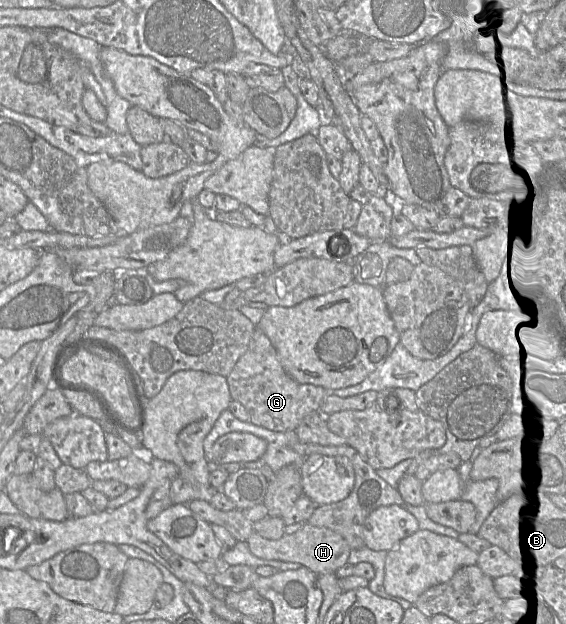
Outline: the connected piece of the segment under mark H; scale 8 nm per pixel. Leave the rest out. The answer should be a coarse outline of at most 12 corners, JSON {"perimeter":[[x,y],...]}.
{"perimeter":[[308,523],[279,540],[254,531],[260,559],[336,573],[351,551],[341,535]]}

